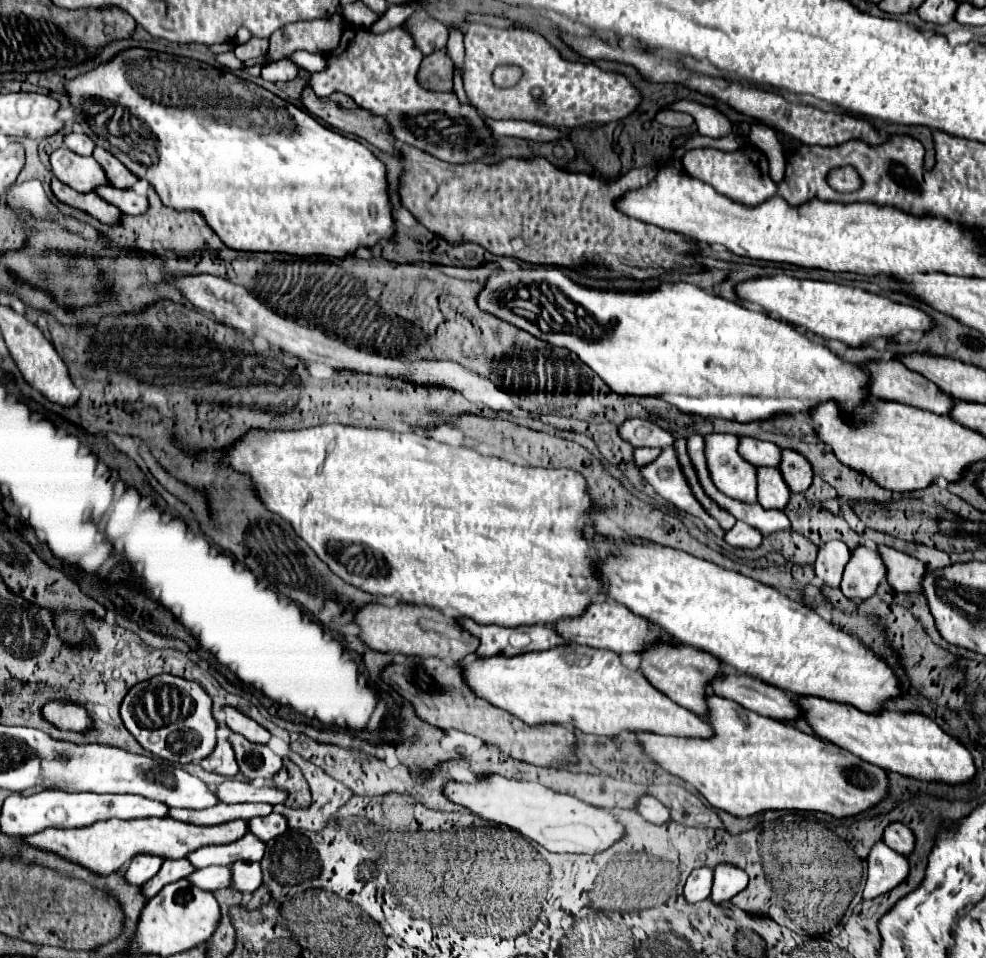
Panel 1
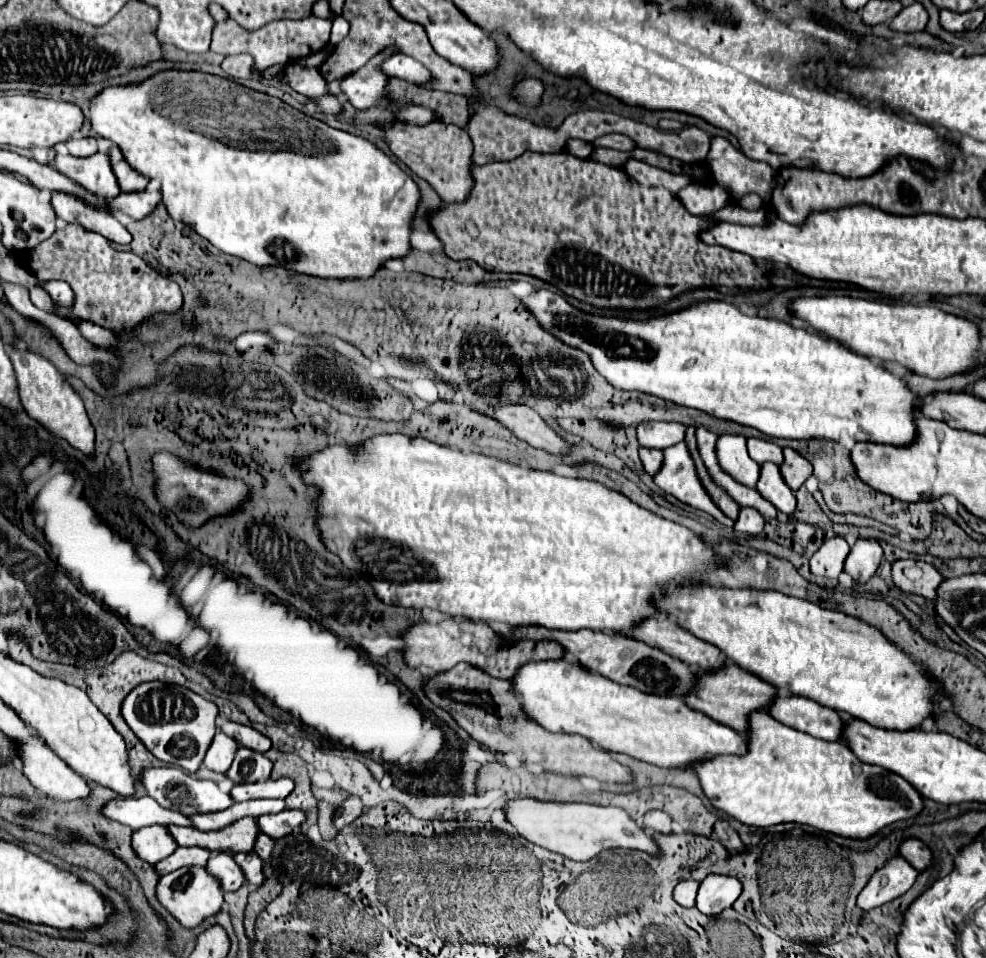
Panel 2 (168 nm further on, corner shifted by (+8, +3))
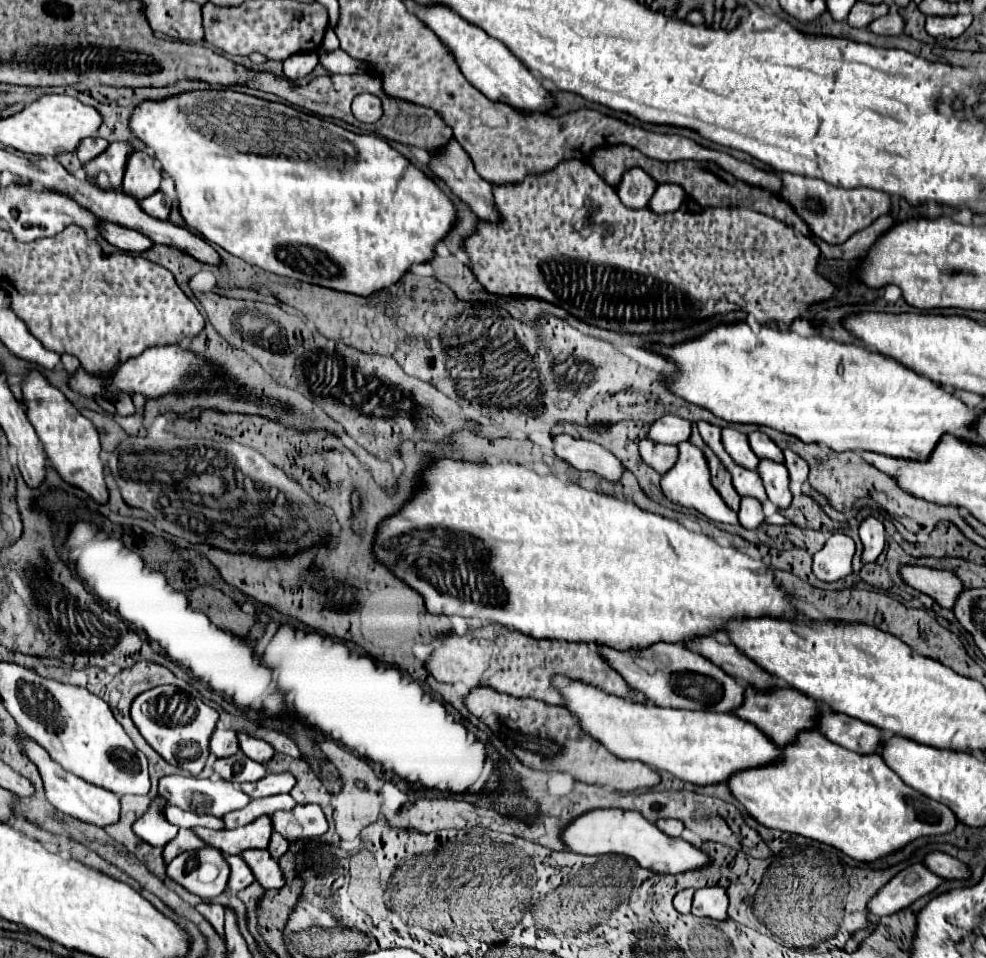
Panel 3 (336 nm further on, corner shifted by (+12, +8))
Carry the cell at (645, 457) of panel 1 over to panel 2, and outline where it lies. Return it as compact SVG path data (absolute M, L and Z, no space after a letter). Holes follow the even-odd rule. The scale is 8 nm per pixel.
M640 448L640 460L644 464L644 470L654 476L660 468L662 468L662 462L664 462L664 454L662 450L652 450L652 448Z

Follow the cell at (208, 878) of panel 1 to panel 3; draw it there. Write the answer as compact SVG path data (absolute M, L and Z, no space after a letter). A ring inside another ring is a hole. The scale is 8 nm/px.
M230 855L226 857L226 863L230 865L230 879L228 879L228 891L230 893L238 893L244 887L248 887L254 881L254 875L250 871L250 867L244 863L242 857L238 855Z

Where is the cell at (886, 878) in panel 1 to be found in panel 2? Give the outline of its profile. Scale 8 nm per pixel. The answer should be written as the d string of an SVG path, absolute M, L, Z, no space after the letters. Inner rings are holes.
M896 856L894 860L886 862L886 866L870 878L870 884L858 896L858 906L864 912L868 912L900 898L912 888L918 874L920 872L912 868L902 856Z

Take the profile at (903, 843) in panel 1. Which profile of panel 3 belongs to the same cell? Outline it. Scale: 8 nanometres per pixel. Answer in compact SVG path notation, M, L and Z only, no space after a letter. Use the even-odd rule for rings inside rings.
M942 851L928 853L924 857L924 865L944 879L964 879L964 877L968 877L968 867L962 861L952 859L950 855L946 855Z

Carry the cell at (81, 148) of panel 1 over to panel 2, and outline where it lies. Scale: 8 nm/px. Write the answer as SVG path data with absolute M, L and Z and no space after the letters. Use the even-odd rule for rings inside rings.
M72 138L66 142L66 146L68 146L68 152L78 158L86 158L98 152L98 142L94 138L80 138L80 140Z

